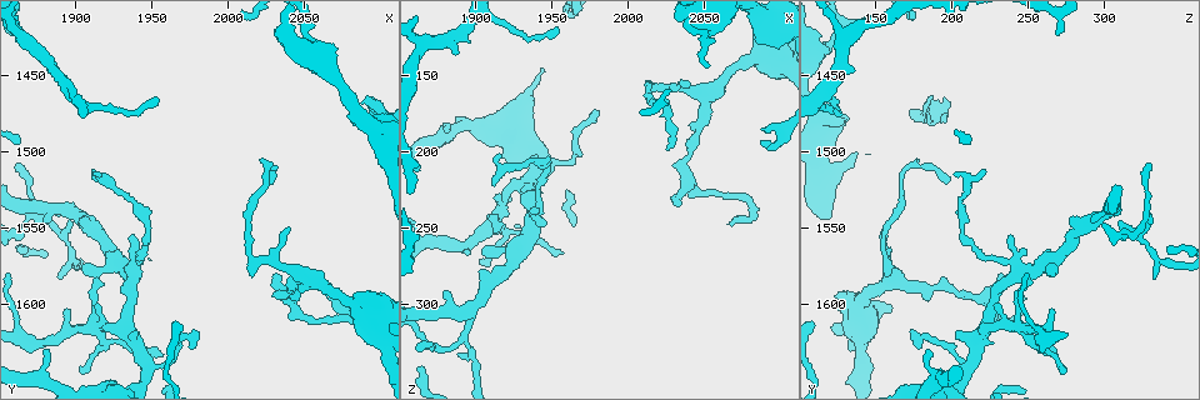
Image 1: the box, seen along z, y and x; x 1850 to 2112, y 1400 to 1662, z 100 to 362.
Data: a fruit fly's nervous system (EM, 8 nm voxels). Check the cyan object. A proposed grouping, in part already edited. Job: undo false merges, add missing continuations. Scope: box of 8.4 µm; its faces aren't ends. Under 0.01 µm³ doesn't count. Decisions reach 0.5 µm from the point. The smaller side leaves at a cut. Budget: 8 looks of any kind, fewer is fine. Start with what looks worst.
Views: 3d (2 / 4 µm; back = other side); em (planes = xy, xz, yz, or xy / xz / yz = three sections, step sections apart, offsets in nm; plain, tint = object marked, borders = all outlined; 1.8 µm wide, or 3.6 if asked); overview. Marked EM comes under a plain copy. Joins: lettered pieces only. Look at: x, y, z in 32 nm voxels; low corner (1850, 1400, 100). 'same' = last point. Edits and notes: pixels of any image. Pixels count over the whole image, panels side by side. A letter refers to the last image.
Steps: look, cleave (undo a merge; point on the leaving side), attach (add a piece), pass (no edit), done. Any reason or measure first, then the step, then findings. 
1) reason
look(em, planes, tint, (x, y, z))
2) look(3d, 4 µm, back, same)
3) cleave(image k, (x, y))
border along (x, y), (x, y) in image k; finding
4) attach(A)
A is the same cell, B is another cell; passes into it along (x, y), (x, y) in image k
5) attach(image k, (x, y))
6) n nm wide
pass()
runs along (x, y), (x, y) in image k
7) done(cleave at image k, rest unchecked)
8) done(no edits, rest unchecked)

thin end
look(3d, 2 µm, (2088, 1474, 186))

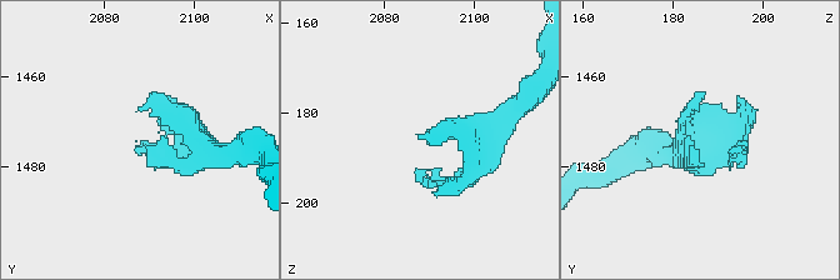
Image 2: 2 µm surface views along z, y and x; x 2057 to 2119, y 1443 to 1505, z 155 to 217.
shape alone is not enough
look(em, planes, borders, (2089, 1476, 185))

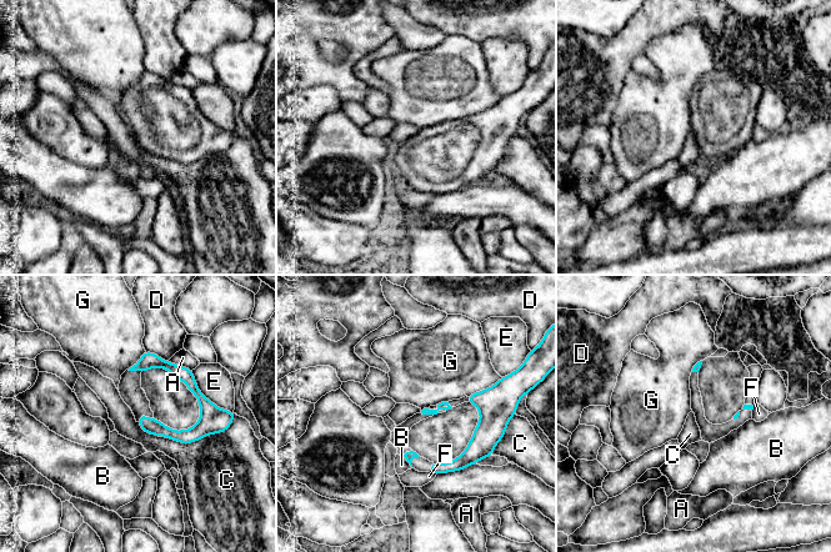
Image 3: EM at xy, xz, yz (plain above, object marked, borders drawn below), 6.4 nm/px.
C touches over 360 nm
pass()
A, B, C, D, E, F and G are other cells; none of them fits

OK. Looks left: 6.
abrupt turn
look(em, planes, tint, (2026, 1508, 174))

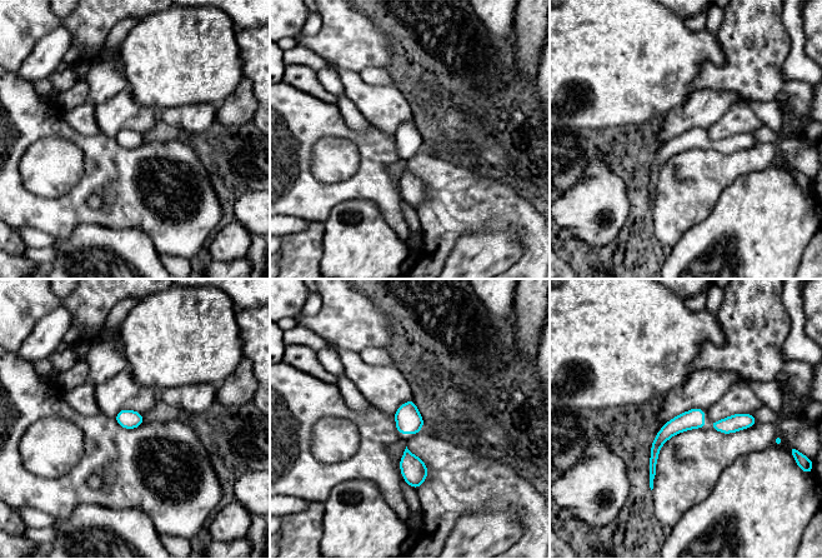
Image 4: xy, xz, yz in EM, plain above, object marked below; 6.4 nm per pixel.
see the neighbours
look(em, planes, borders, same)

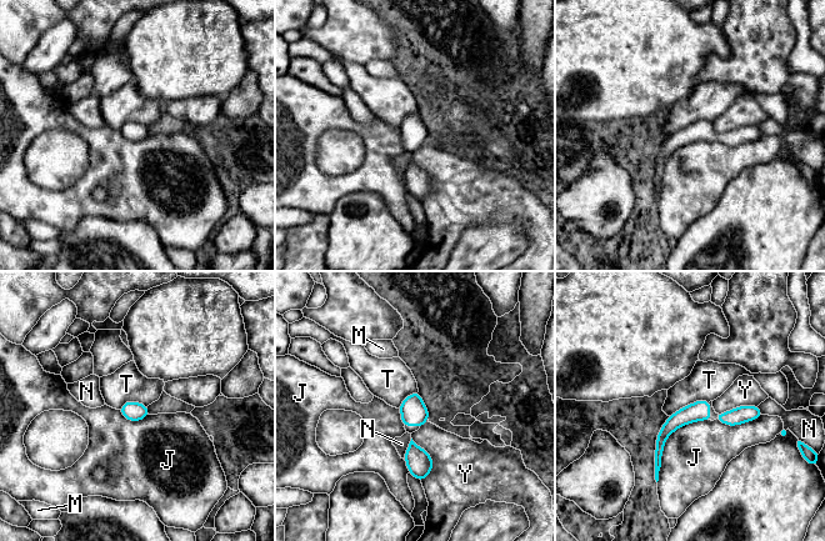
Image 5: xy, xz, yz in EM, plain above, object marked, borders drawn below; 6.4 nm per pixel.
pass()
J, M, N, T and Y are other cells; border along (709, 400), (696, 400), (669, 416) in image 5; continuous, no second cell

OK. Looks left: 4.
free end
look(em, xz, step 4, borders, (2084, 1480, 128))

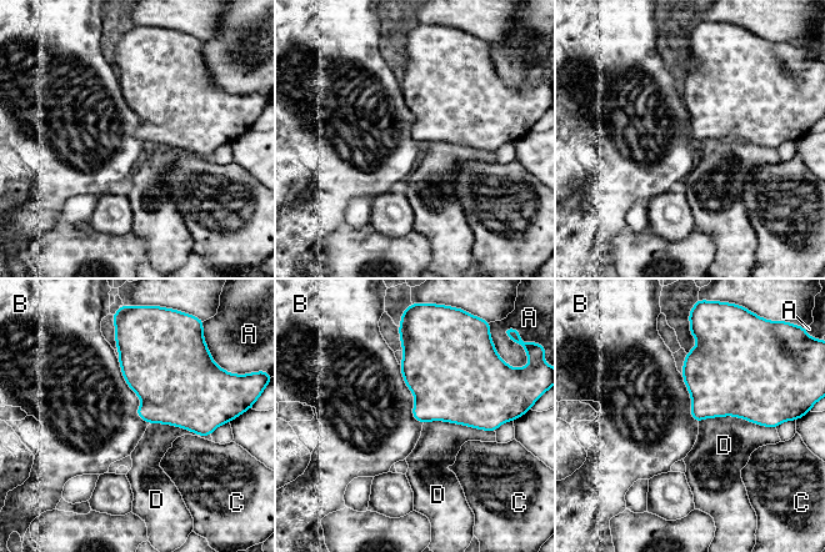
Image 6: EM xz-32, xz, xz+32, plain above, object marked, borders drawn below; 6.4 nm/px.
another direction
look(em, planes, borders, same)

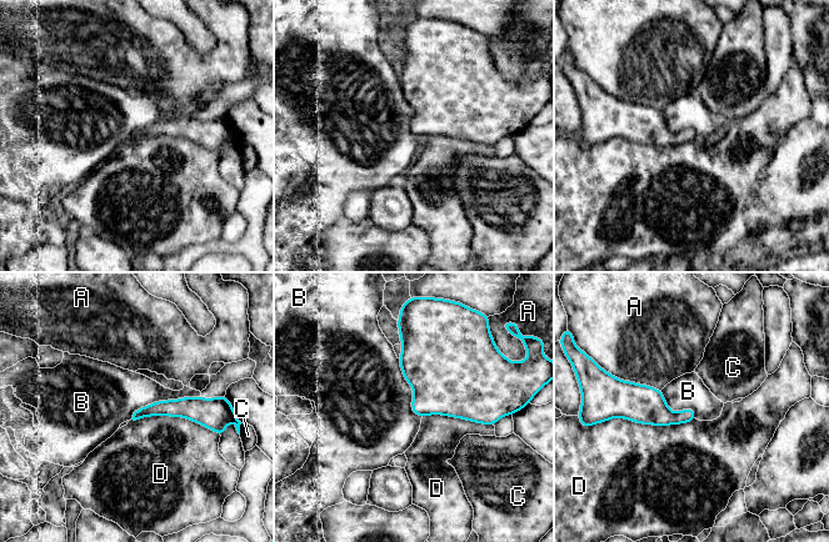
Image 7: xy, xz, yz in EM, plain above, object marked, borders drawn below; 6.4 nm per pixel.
pass()
A, B, C and D are other cells; none of them fits

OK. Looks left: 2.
narrows sharply
look(em, planes, borders, (1872, 1542, 328))

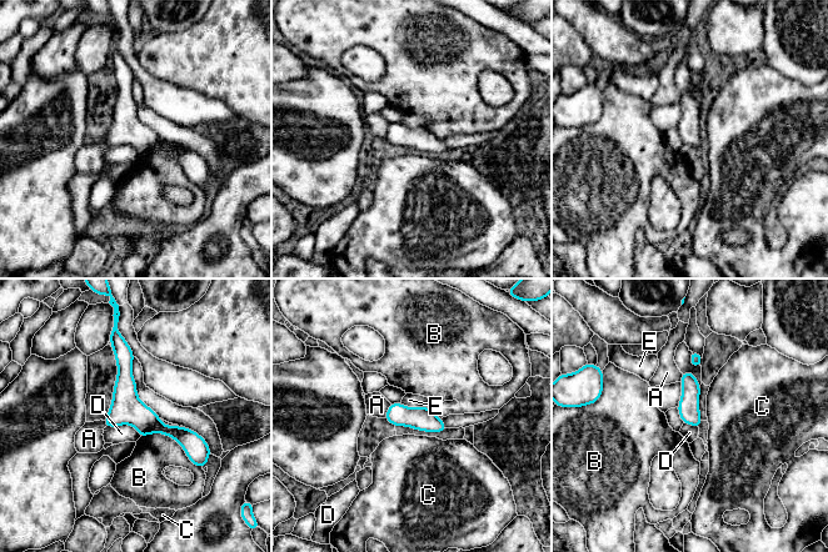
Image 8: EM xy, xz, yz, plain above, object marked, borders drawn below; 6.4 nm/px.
B touches over 460 nm
pass()
A, B, C, D and E are other cells; runs along (118, 345), (125, 397), (194, 458) in image 8; all the same cell

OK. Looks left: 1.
done(no edits, rest unchecked)

